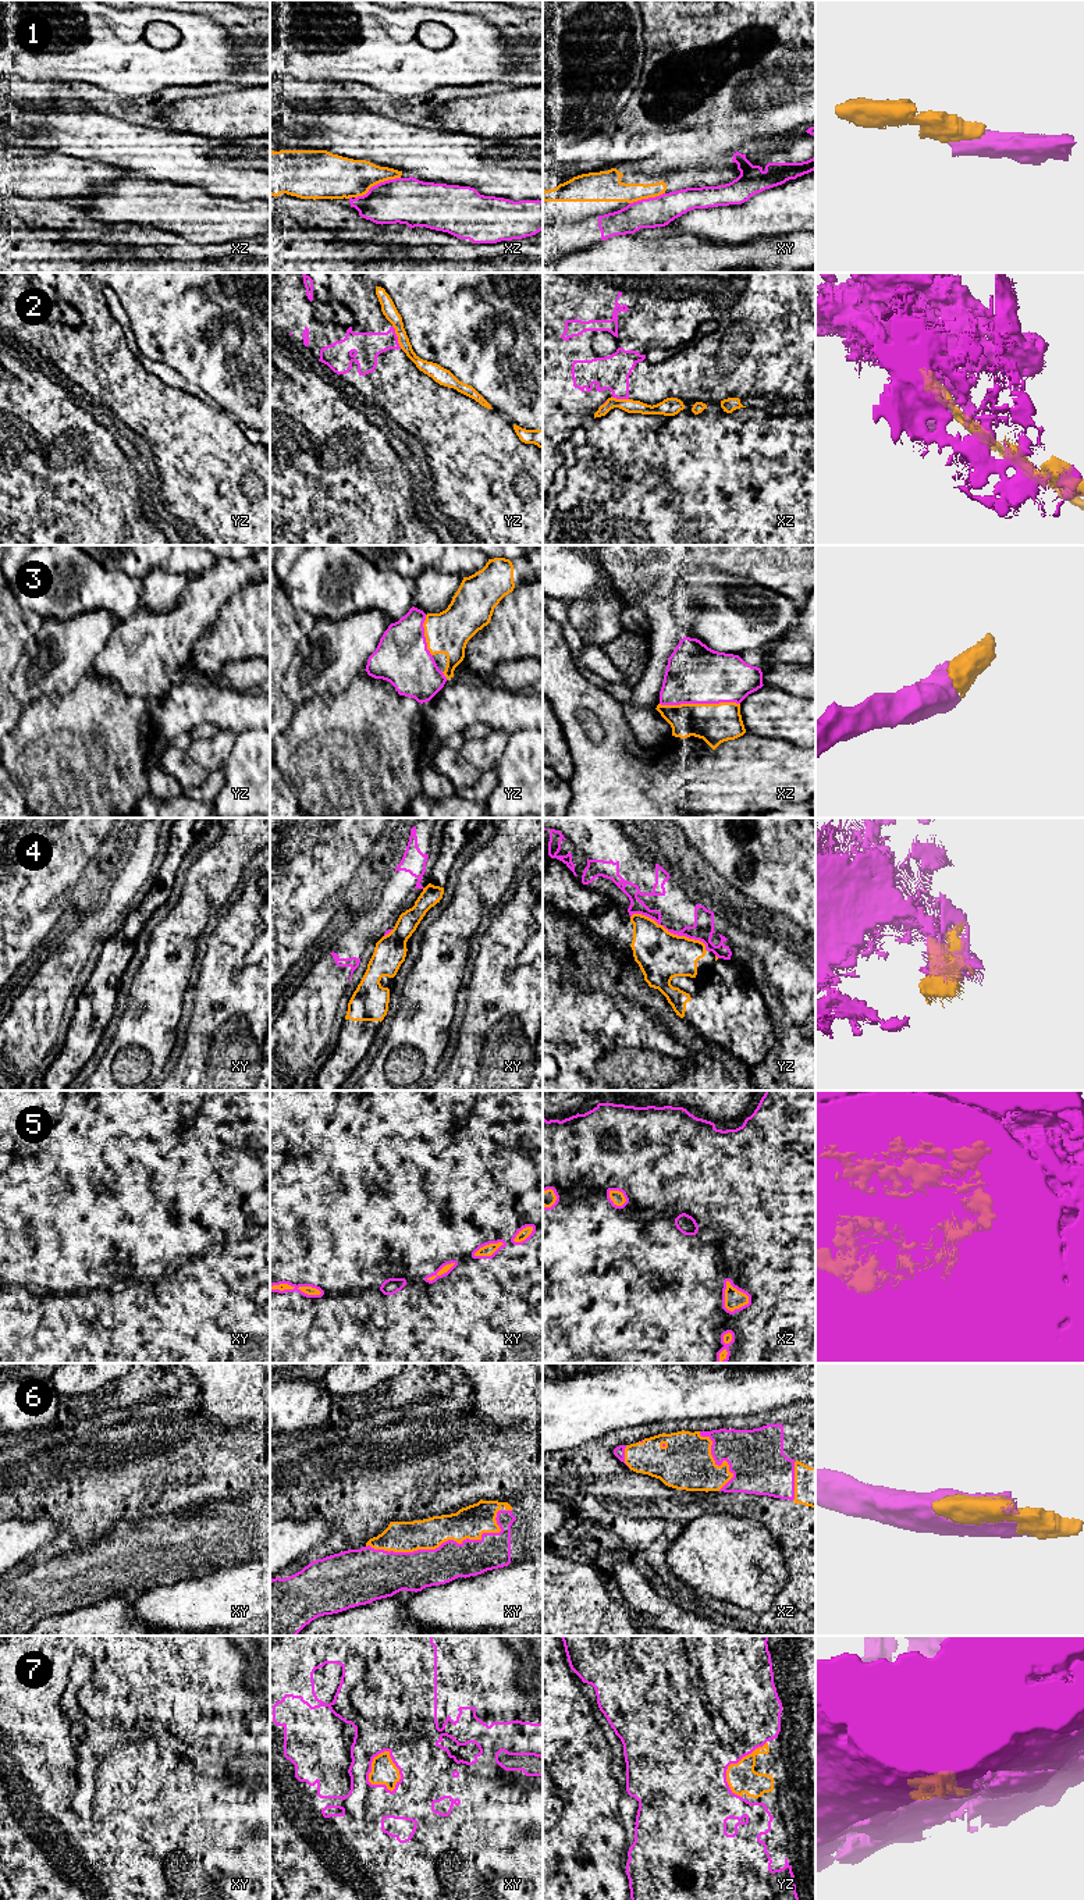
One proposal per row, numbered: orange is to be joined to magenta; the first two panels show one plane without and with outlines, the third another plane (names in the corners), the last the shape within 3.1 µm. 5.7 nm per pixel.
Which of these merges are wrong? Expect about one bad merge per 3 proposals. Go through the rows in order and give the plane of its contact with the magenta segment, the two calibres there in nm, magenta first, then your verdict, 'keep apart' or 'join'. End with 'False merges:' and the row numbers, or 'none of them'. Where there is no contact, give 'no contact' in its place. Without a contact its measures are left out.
1: meets magenta in xz; 280 nm thick on the magenta side, 260 nm on the other; keep apart
2: meets magenta in yz; 160 nm thick on the magenta side, 90 nm on the other; keep apart
3: meets magenta in xz; 340 nm thick on the magenta side, 220 nm on the other; join
4: meets magenta in yz; 120 nm thick on the magenta side, 280 nm on the other; keep apart
5: meets magenta in xz; 500 nm thick on the magenta side, 110 nm on the other; join
6: meets magenta in xy; 220 nm thick on the magenta side, 190 nm on the other; join
7: meets magenta in xy; 340 nm thick on the magenta side, 140 nm on the other; join
False merges: 1, 2, 4

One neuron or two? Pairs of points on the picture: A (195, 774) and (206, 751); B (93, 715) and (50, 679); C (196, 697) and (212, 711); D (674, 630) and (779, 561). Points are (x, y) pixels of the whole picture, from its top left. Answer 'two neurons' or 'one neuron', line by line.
A: two neurons
B: two neurons
C: one neuron
D: one neuron

